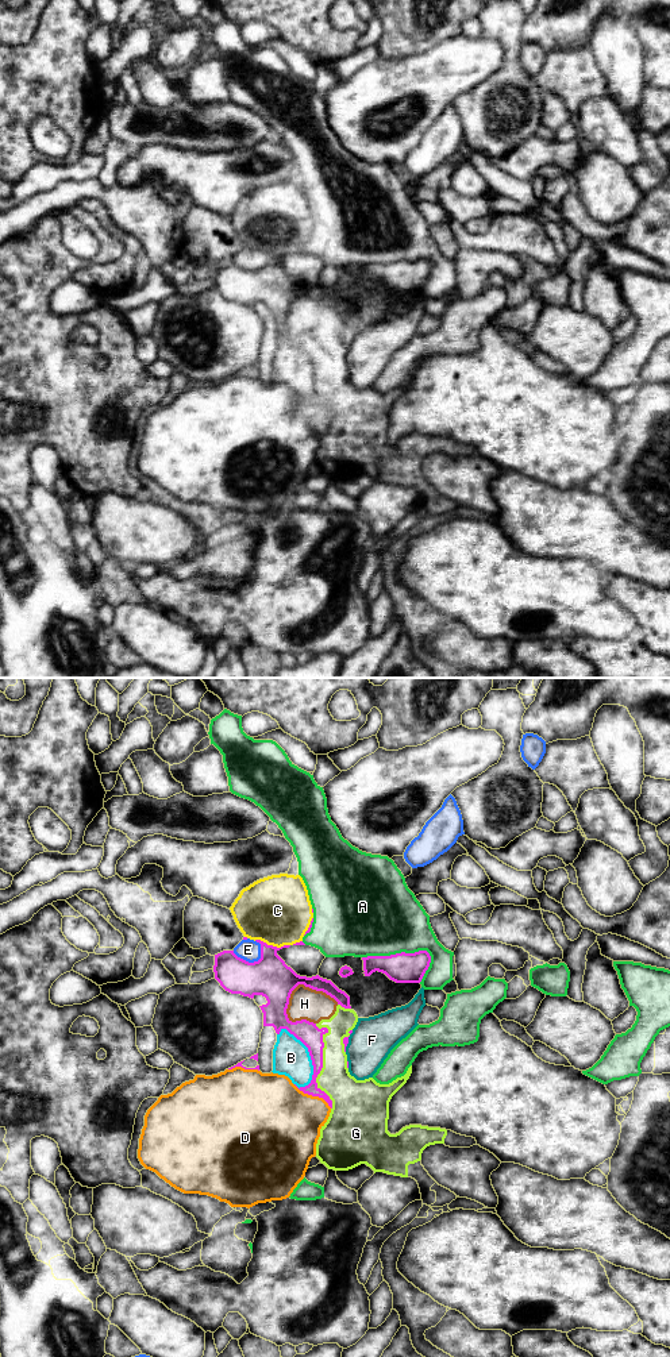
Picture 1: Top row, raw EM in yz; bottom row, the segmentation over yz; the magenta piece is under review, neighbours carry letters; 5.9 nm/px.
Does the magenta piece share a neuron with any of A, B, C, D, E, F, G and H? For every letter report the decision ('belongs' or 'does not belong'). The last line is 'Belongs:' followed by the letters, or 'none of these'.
A: does not belong
B: belongs
C: does not belong
D: does not belong
E: does not belong
F: does not belong
G: does not belong
H: does not belong
Belongs: B

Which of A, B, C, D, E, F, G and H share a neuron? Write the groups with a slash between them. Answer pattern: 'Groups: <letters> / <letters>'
Groups: A / B / C / D / E / F / G H

